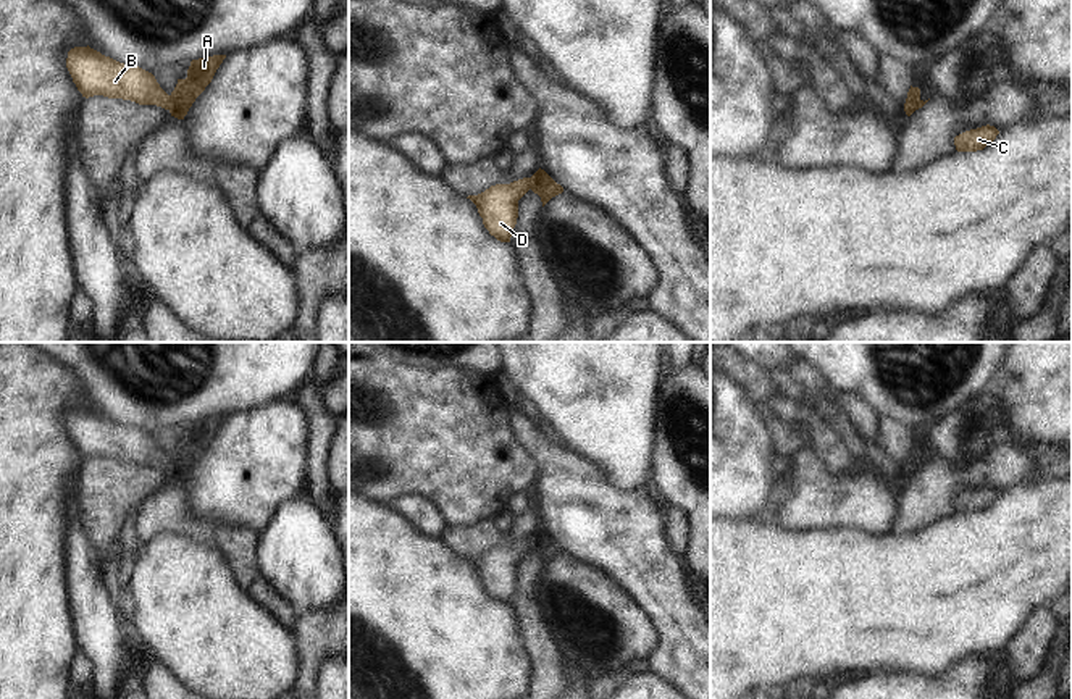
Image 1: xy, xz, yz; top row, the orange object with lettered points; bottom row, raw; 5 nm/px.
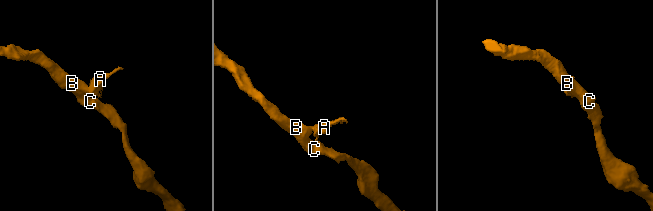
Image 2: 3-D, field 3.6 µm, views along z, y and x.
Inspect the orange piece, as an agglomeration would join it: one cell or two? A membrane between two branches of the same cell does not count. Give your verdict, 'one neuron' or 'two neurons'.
two neurons

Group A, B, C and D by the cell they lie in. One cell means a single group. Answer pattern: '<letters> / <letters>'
A / B C D

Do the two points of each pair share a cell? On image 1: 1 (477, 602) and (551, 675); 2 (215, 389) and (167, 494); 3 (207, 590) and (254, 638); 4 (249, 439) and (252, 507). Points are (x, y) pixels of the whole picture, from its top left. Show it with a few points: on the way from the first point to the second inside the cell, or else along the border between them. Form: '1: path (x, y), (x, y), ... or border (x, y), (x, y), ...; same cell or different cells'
1: border (515, 617), (530, 661), (531, 682); different cells
2: border (171, 477), (180, 481); different cells
3: path (217, 601), (242, 627); same cell
4: path (252, 456), (252, 491); same cell

